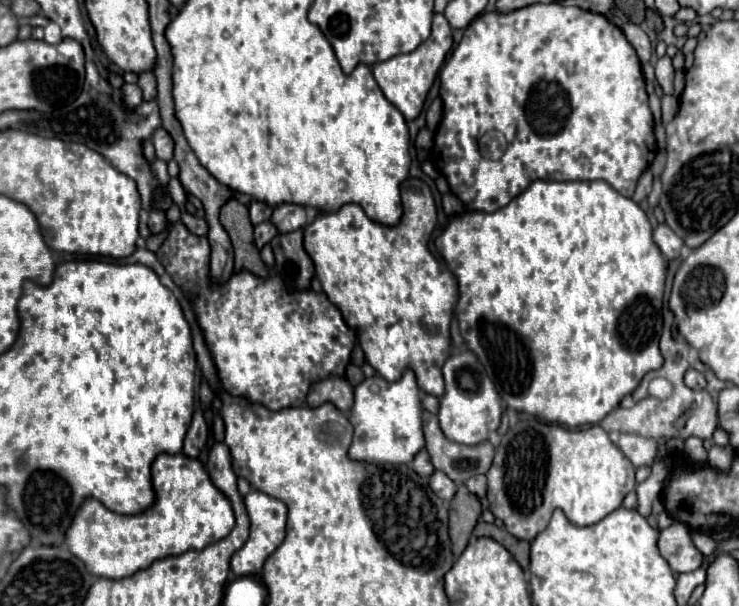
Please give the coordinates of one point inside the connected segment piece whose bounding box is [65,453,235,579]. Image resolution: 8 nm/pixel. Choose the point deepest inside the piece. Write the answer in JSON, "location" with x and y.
{"location":[189,512]}

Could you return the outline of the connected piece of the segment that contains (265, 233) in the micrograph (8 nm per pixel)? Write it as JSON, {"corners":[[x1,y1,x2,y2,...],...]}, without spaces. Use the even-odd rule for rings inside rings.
{"corners":[[263,221,263,223,255,225,255,245,257,245,257,249,261,249,265,243,269,243,275,235,277,235,277,229,271,221]]}

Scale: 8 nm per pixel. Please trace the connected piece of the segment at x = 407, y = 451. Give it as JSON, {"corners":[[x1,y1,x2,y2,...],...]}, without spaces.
{"corners":[[411,369,403,371,399,381,387,381,373,375,355,387,355,403,349,411,349,421,353,425,353,443,349,447,349,457,355,461,373,463,409,463,423,447,423,423,421,423,421,399,415,373]]}

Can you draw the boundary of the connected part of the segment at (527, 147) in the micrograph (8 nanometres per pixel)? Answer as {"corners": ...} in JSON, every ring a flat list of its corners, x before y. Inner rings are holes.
{"corners":[[535,3,525,9,507,13,507,15,491,11,491,13,477,17,465,29,461,43,455,47,455,51,443,65,439,93,441,93,445,111,443,111,443,119,437,127,437,131,435,131,437,137,435,137,435,145,431,151,431,161,447,177,451,191,465,203,465,207,469,211,487,211,487,213,497,211,497,209,505,207,513,197,517,197,517,193,523,193,529,187,529,183,533,183,537,179,545,179,545,181,595,181,595,179,601,179,601,181,609,183,615,191,619,191,621,195,631,197,635,191,637,179,649,167,649,163,653,161,655,151,657,151,655,135,653,135,653,115,651,115,651,109,647,103,645,79,643,79,641,63,637,59,633,45,627,41,623,31,617,25,613,25,605,15,583,11,579,7,563,7,557,3,551,3,551,5],[473,137,477,137,477,143,471,141],[463,145,465,145,465,155,455,157,455,153,461,151]]}

